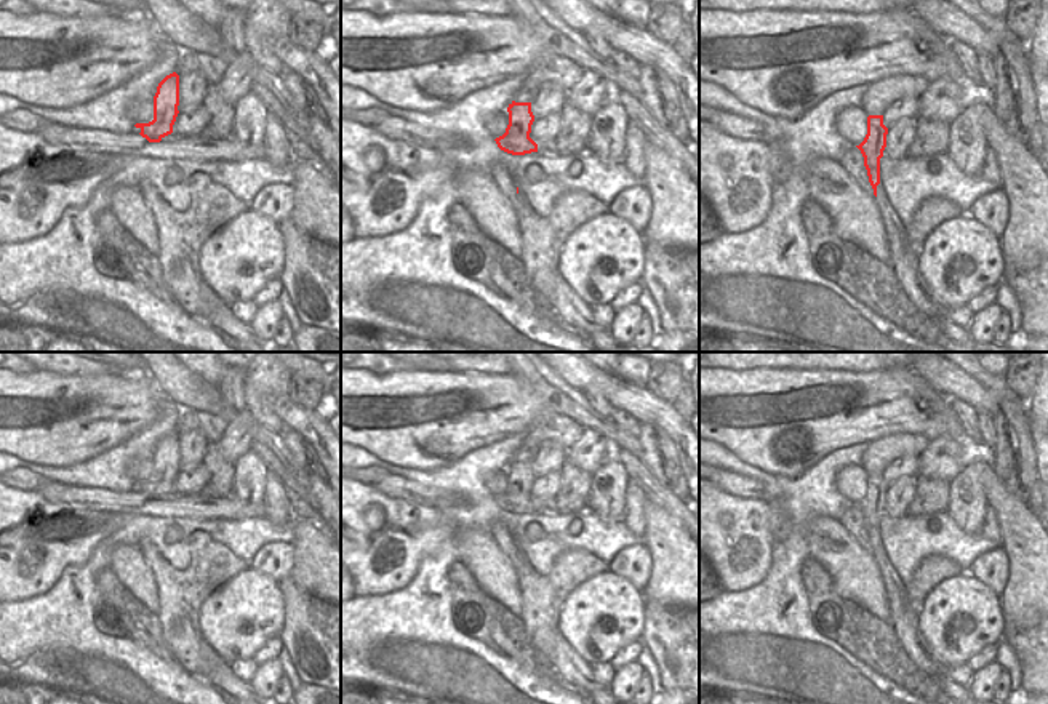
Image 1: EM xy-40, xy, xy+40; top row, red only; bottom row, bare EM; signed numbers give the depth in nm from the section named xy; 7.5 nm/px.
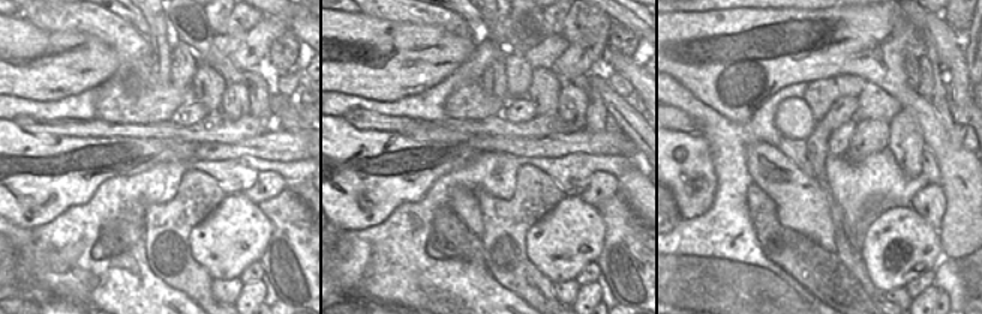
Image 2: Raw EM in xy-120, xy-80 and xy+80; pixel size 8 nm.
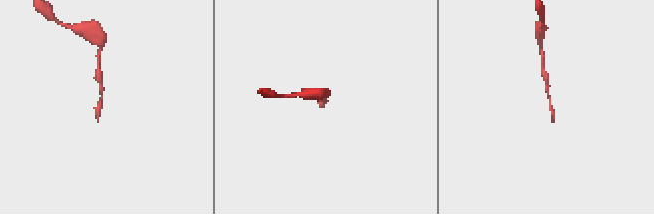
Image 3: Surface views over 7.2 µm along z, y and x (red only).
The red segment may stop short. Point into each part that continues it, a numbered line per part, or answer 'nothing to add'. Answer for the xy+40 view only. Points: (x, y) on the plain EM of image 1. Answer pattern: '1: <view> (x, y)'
1: xy+40 (904, 600)

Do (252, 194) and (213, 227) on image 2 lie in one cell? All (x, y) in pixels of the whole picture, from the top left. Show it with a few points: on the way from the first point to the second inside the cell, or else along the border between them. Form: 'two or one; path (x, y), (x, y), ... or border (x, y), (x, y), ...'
two; border (242, 194), (257, 206)

